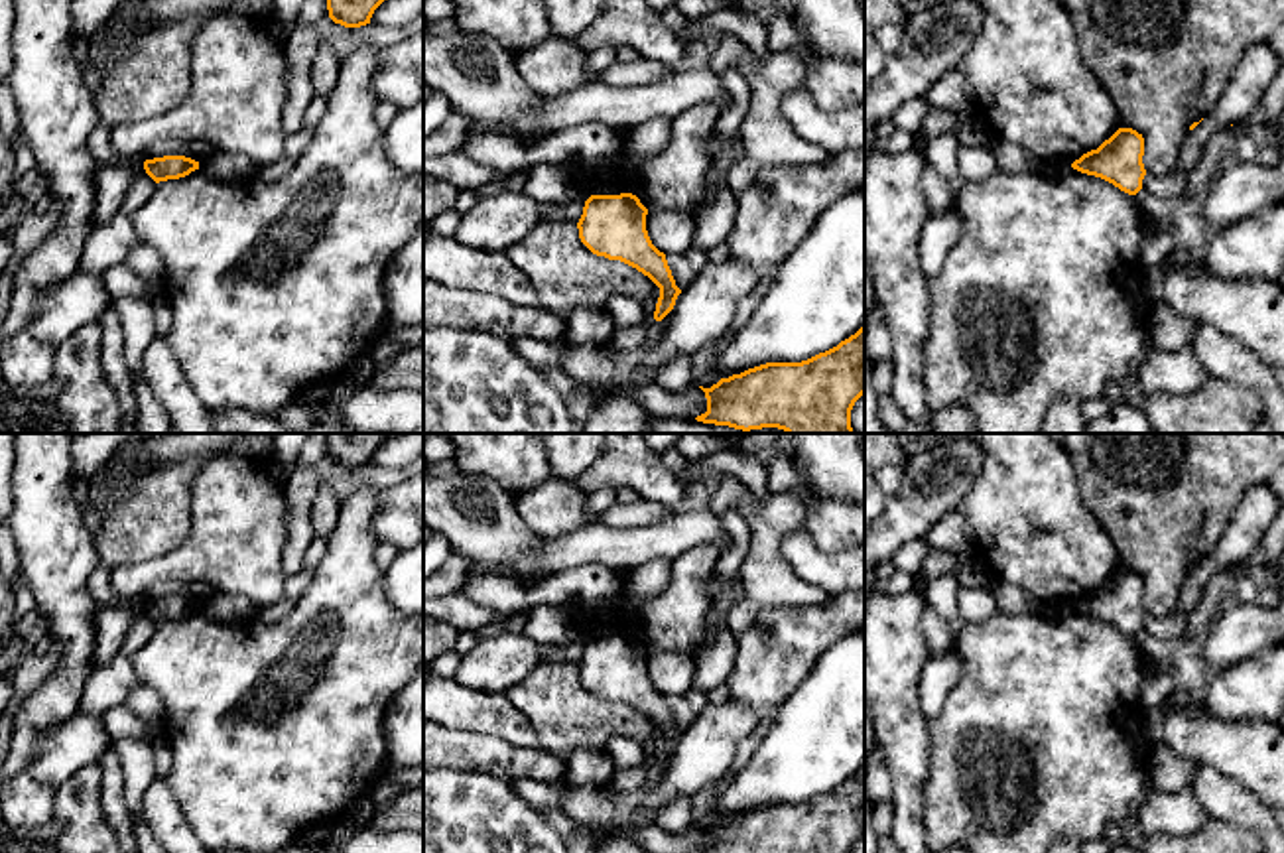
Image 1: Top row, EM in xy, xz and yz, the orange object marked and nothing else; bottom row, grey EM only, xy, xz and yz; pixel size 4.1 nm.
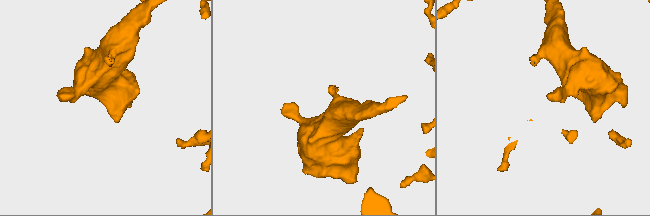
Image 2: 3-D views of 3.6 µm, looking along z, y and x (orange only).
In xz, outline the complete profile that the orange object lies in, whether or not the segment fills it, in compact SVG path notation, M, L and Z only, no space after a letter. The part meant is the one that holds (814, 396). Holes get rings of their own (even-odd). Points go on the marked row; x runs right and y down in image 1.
M865 325L837 347L802 362L766 362L703 388L707 412L697 422L750 431L853 433L851 410L865 394Z

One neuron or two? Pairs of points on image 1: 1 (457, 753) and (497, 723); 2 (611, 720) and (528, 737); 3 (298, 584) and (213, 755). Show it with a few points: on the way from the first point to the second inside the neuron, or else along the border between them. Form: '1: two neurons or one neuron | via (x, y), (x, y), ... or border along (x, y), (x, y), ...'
1: two neurons | border along (444, 725), (499, 735), (526, 749)
2: two neurons | border along (509, 700), (532, 727), (538, 747)
3: two neurons | border along (316, 570), (296, 601)

